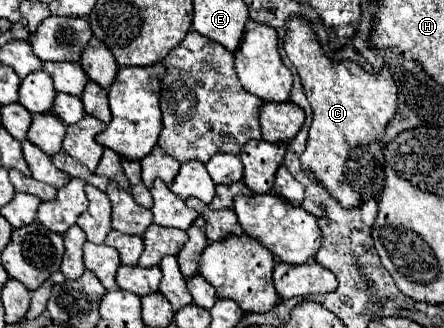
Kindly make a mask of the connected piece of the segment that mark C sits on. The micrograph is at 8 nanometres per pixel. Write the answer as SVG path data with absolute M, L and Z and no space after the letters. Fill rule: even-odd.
M289 16L289 22L285 26L285 40L283 48L297 68L297 74L301 78L305 96L313 108L313 122L309 130L307 148L301 156L301 162L313 176L321 180L321 184L333 194L333 198L343 204L345 208L355 208L363 202L363 196L379 196L383 190L383 150L381 140L385 132L385 124L395 116L397 110L397 86L393 82L393 76L387 68L383 72L367 72L361 66L357 66L351 60L329 60L321 44L317 40L317 34L313 26L301 18L301 16Z

